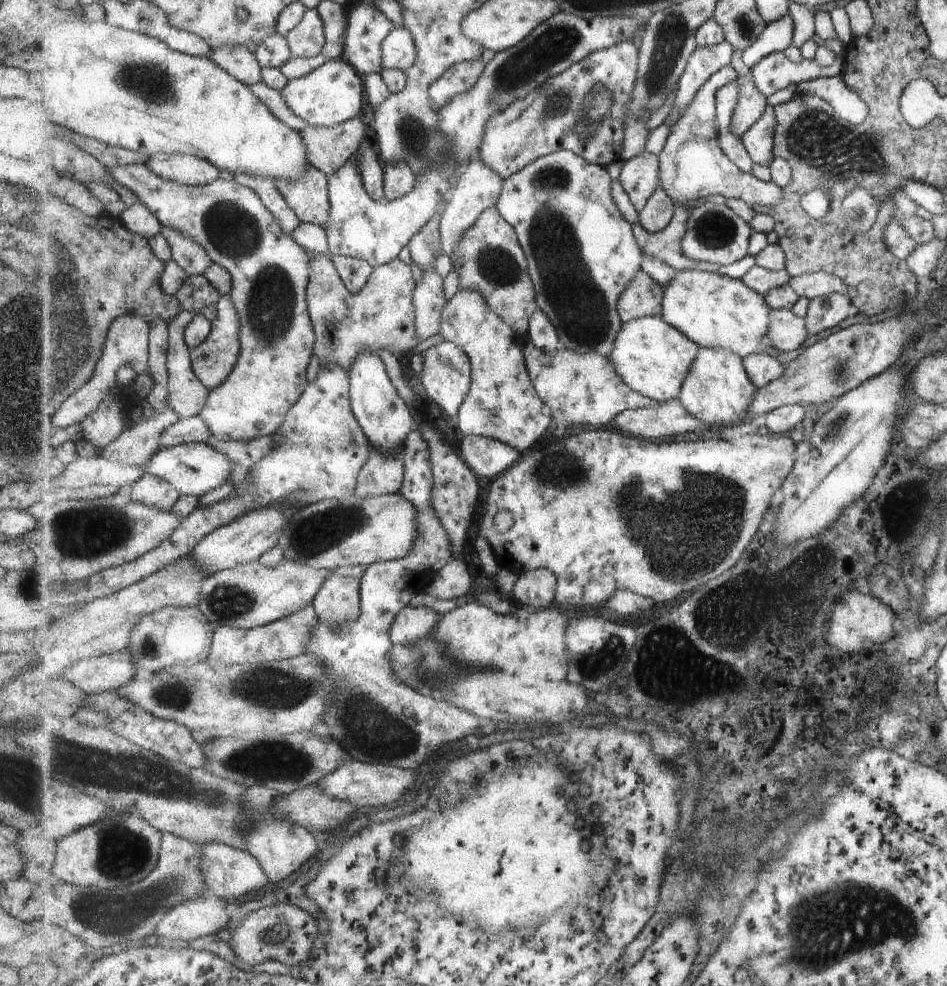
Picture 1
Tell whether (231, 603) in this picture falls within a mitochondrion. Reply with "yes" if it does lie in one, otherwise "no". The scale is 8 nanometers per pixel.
yes

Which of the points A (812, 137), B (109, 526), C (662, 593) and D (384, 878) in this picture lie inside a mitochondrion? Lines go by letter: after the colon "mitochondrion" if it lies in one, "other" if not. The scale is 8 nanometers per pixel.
A: mitochondrion
B: mitochondrion
C: other
D: other

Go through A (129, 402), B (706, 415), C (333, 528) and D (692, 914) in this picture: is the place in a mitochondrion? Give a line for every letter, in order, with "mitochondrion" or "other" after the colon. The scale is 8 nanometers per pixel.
A: other
B: other
C: mitochondrion
D: other

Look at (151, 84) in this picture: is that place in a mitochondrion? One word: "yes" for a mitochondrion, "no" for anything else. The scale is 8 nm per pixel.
yes

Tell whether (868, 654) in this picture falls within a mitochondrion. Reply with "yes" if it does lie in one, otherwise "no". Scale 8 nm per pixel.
no

